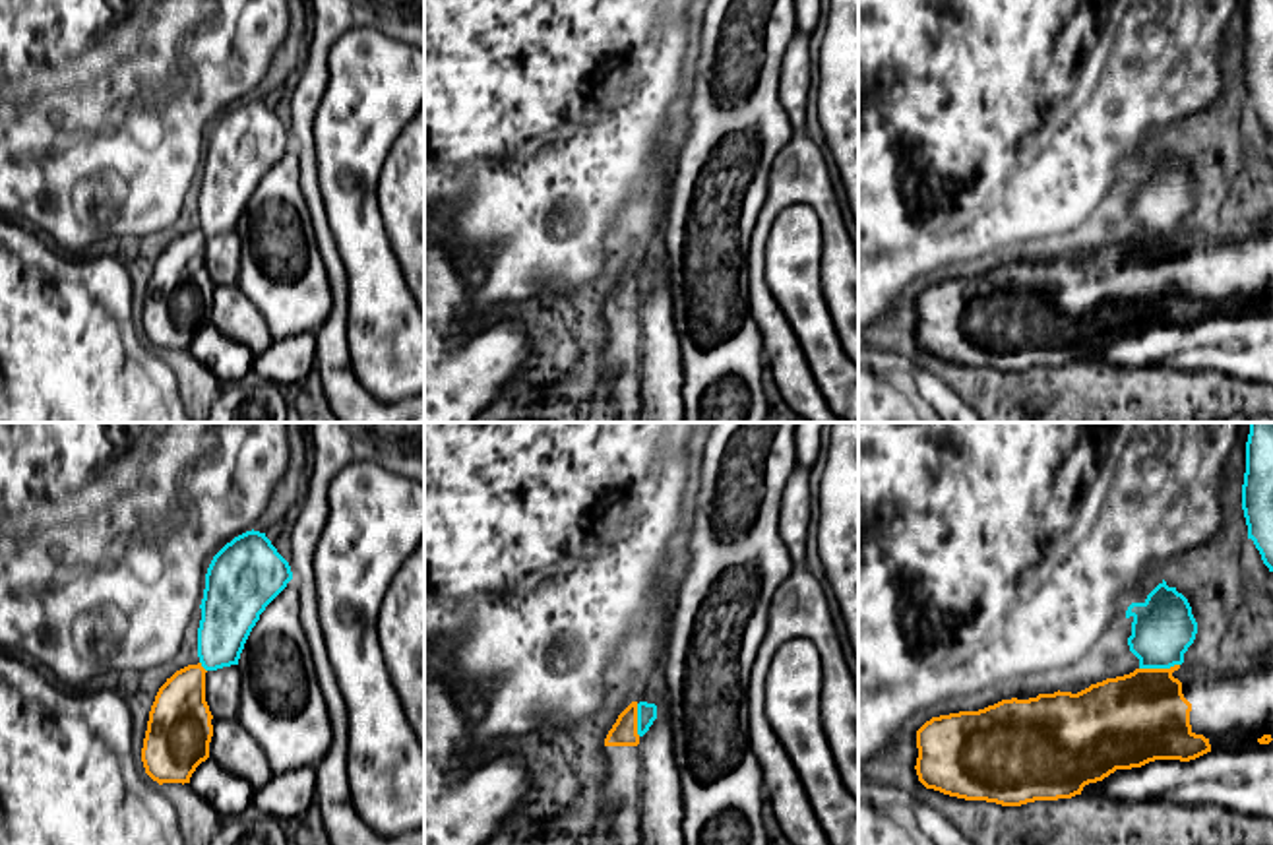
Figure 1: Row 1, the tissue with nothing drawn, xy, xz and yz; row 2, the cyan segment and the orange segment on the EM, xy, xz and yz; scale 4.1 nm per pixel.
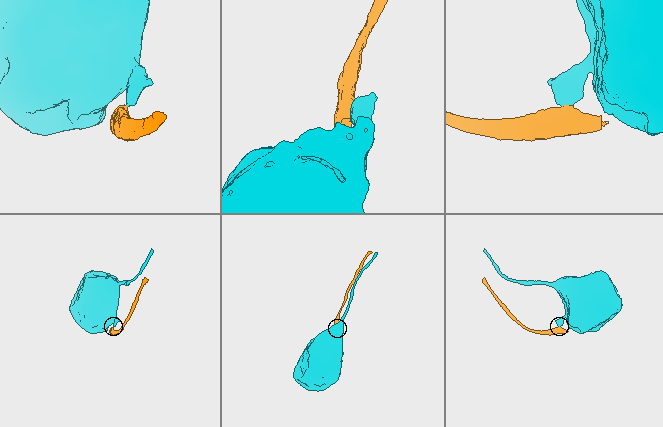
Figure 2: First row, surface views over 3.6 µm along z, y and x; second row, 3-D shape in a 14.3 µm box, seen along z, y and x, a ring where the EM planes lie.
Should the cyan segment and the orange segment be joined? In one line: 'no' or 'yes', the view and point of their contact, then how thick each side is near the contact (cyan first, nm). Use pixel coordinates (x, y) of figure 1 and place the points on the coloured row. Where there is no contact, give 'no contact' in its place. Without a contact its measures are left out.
no; contact yz (1159, 667); calibres 260 and 380 nm

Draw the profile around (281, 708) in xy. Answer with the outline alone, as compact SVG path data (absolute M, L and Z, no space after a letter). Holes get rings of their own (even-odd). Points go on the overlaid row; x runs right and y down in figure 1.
M298 583L265 607L238 659L236 721L260 744L273 773L316 767L333 733L298 618Z

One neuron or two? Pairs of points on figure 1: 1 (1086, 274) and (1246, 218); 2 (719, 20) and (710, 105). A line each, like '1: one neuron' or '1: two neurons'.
1: two neurons
2: one neuron

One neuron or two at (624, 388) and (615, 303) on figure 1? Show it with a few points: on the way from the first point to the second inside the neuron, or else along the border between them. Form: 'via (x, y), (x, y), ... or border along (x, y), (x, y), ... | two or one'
via (624, 367), (624, 324) | one

